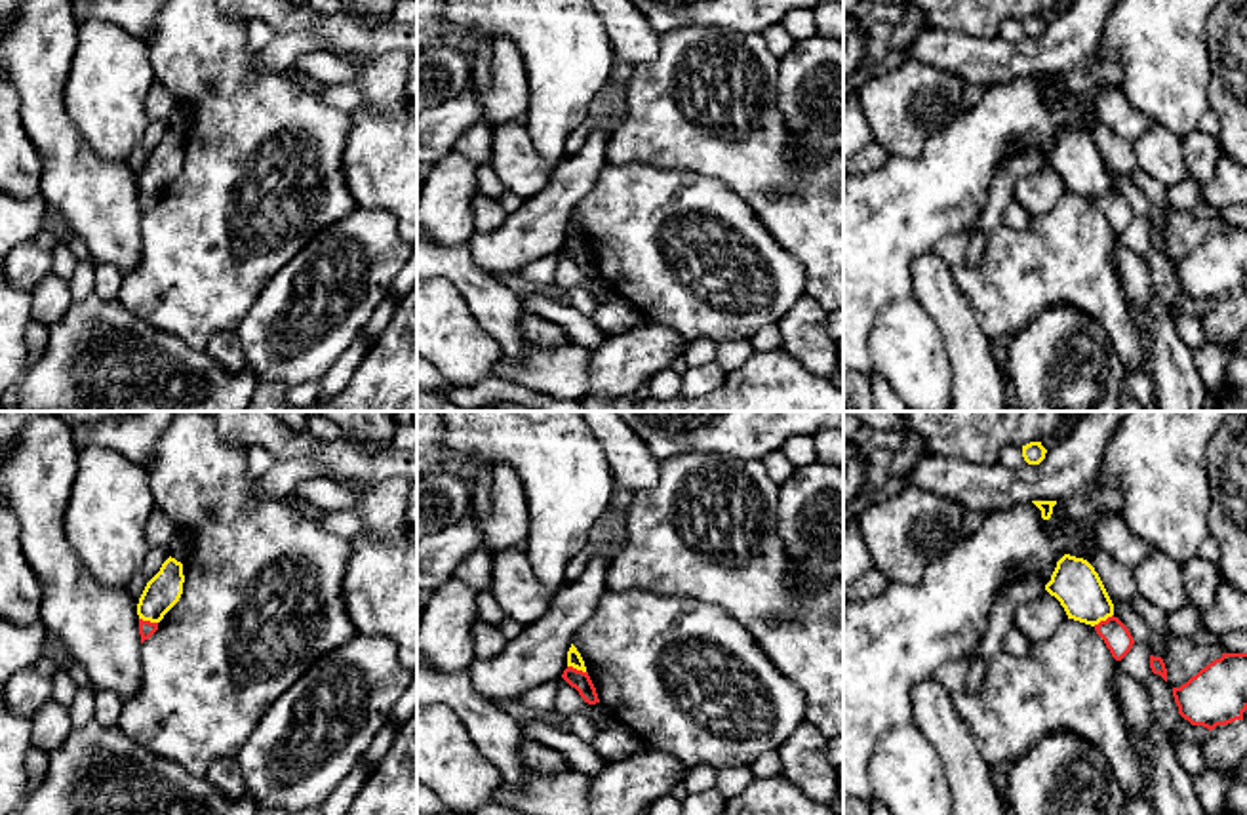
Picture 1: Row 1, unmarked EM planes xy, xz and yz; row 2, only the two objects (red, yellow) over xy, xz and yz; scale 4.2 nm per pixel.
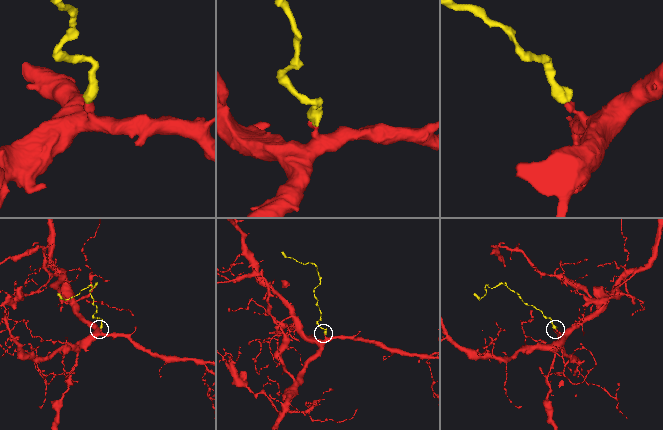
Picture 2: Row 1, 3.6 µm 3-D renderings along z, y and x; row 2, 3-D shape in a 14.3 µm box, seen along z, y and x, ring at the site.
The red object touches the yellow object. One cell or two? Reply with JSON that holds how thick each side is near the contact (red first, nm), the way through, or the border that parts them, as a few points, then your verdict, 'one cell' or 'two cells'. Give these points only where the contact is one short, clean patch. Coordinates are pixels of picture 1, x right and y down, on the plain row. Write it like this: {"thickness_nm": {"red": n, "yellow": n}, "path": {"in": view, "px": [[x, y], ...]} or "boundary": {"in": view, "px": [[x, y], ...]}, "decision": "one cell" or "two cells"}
{"thickness_nm": {"red": 120, "yellow": 200}, "boundary": {"in": "yz", "px": [[1112, 187], [1093, 198]]}, "decision": "two cells"}

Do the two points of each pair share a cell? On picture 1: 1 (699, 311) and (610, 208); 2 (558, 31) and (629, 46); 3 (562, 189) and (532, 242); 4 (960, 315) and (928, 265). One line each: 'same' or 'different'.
1: same
2: different
3: same
4: same

